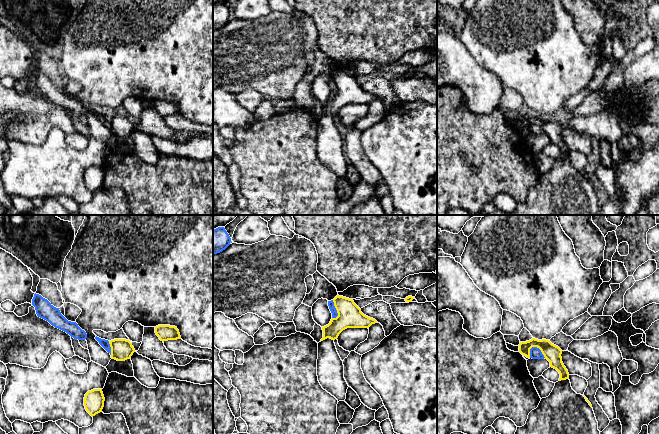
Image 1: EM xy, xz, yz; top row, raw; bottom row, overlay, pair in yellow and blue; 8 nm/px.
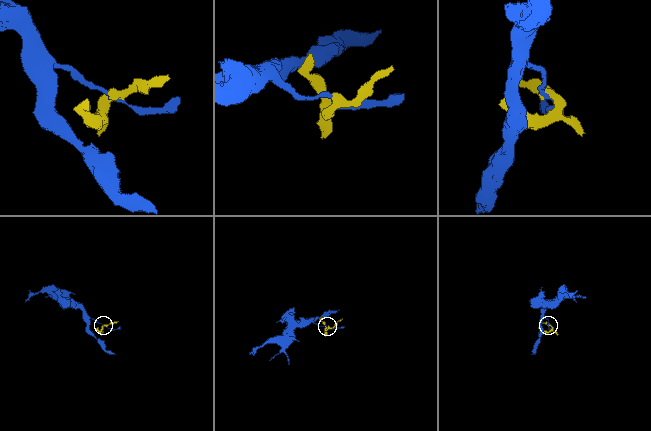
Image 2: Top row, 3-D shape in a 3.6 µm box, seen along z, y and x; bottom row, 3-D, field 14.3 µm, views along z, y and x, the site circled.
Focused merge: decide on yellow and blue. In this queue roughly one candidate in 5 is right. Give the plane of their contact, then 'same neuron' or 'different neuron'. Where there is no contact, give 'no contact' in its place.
yz | different neuron

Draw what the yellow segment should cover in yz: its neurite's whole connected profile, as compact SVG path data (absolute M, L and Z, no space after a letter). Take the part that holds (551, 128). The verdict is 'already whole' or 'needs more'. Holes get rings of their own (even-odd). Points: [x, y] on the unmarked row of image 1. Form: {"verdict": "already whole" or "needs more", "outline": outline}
{"verdict": "already whole", "outline": "M532 114L526 118L520 118L519 128L527 134L530 134L530 125L532 123L539 124L545 135L550 138L550 143L556 145L559 148L559 157L569 154L568 146L562 138L562 126L558 122L552 120L549 116L546 115L538 116Z"}

